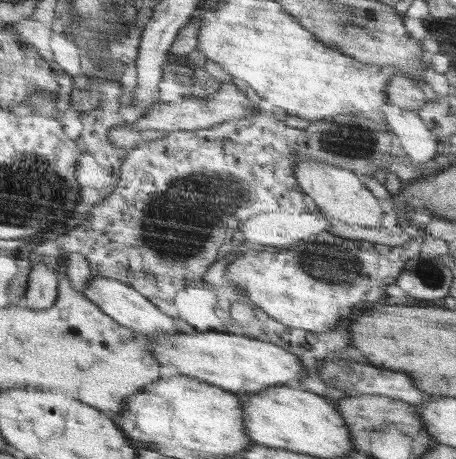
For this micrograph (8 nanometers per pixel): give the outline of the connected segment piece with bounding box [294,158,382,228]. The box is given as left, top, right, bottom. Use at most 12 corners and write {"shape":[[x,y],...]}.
{"shape":[[312,158],[294,176],[316,207],[381,228],[382,210],[352,172]]}

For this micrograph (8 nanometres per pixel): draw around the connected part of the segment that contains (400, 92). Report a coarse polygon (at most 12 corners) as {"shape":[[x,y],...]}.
{"shape":[[398,74],[386,86],[388,105],[417,112],[429,101],[414,79]]}

